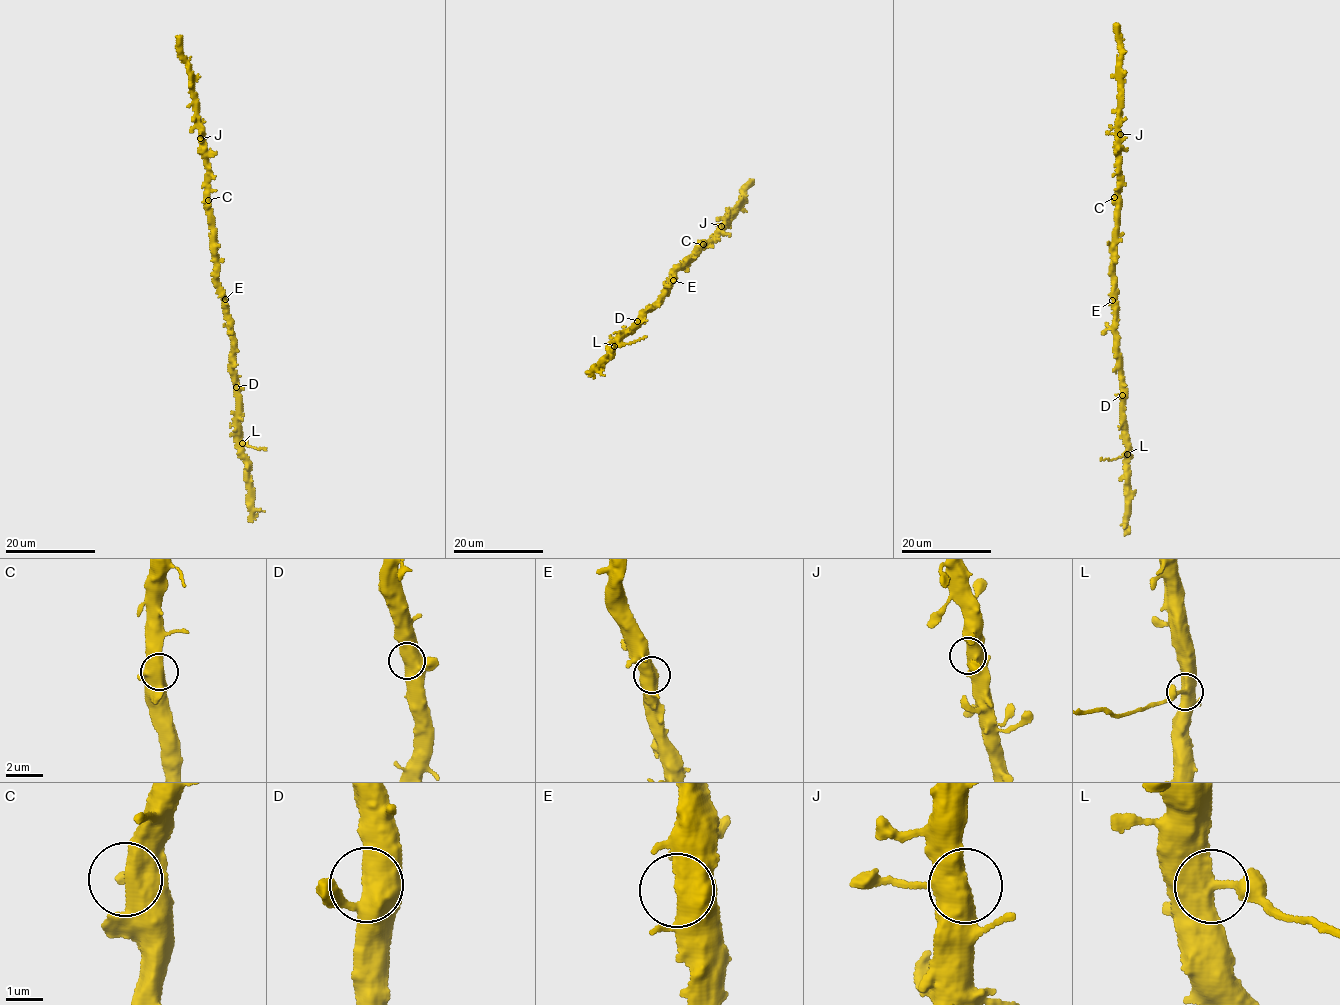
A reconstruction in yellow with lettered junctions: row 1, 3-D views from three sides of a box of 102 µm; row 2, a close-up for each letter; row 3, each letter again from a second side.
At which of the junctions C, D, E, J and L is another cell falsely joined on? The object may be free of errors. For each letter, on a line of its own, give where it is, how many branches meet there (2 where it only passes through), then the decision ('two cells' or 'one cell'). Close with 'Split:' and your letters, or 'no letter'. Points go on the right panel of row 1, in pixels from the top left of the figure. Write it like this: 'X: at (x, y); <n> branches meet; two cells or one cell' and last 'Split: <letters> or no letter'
C: at (1114, 197); 3 branches meet; one cell
D: at (1122, 395); 3 branches meet; one cell
E: at (1112, 300); 3 branches meet; one cell
J: at (1120, 134); 3 branches meet; one cell
L: at (1127, 454); 3 branches meet; two cells
Split: L

